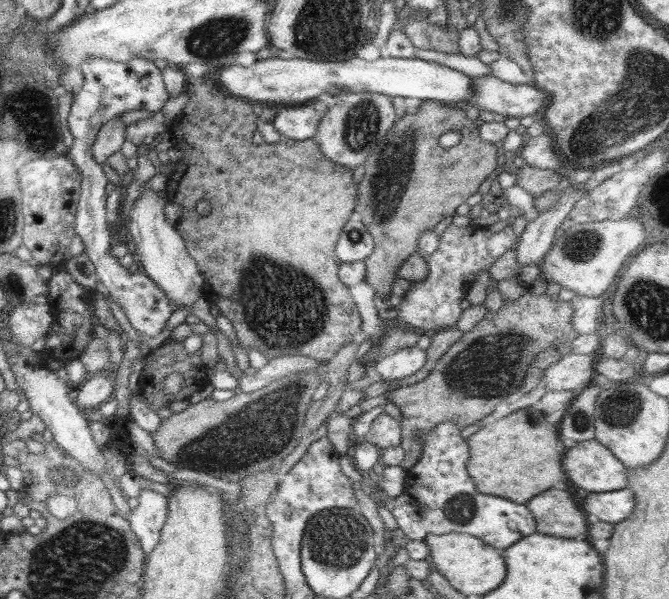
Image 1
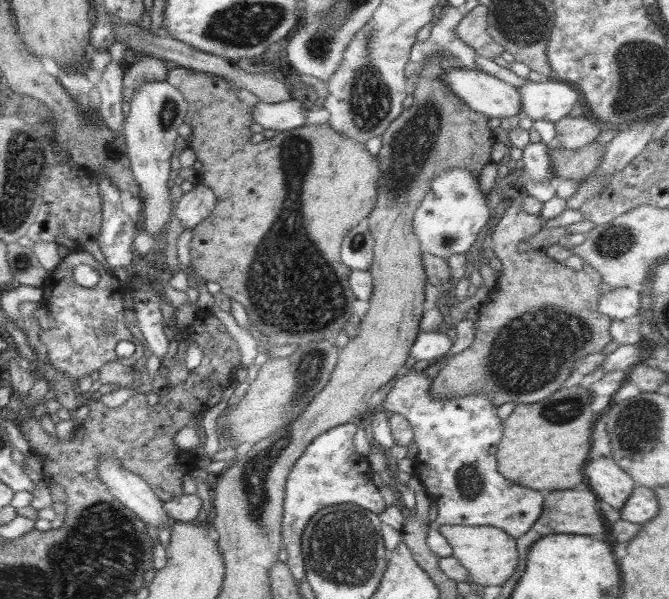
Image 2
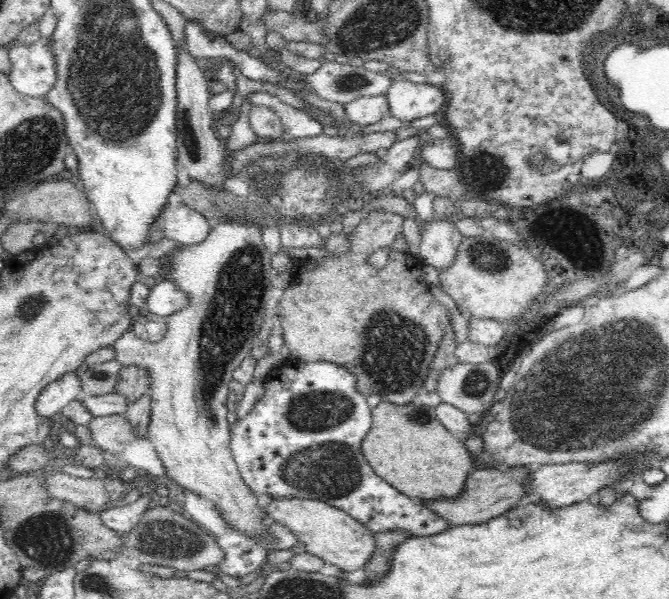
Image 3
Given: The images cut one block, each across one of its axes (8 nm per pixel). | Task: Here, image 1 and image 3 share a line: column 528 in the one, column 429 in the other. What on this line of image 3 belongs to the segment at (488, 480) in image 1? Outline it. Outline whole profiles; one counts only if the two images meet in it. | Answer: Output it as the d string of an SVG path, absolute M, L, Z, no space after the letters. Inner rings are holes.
M382 400L371 408L371 415L372 426L361 444L364 458L380 478L416 501L457 497L463 491L469 472L479 468L464 443L438 420L434 407L417 406L414 402L399 405Z

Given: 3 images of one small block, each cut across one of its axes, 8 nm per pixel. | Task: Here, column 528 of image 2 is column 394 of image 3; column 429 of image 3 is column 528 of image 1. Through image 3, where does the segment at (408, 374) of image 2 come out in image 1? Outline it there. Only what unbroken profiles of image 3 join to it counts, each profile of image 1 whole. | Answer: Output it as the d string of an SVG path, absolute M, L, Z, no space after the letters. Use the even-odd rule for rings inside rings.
M444 421L434 427L423 440L418 462L406 473L402 493L389 497L382 504L392 512L398 528L411 540L424 540L430 533L445 535L458 532L476 536L503 550L534 534L536 520L525 503L514 503L506 497L478 491L466 469L470 445L462 430L463 427L454 421Z

